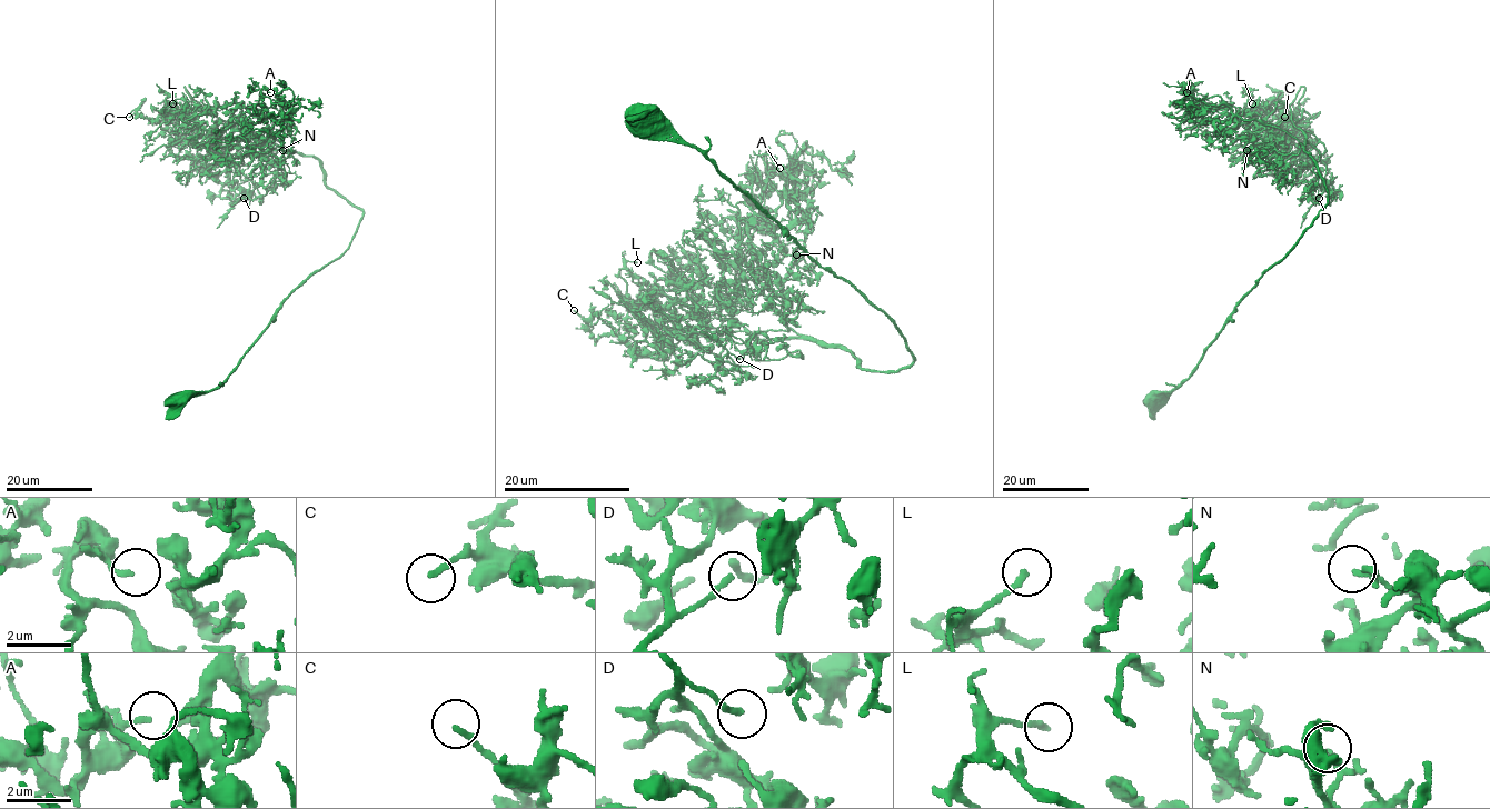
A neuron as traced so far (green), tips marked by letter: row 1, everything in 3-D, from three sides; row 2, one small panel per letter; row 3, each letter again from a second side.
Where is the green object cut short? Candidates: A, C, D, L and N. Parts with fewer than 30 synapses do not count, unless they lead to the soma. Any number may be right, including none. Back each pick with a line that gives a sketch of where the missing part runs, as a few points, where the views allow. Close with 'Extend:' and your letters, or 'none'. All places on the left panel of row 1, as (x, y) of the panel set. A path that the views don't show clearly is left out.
Extend: L

